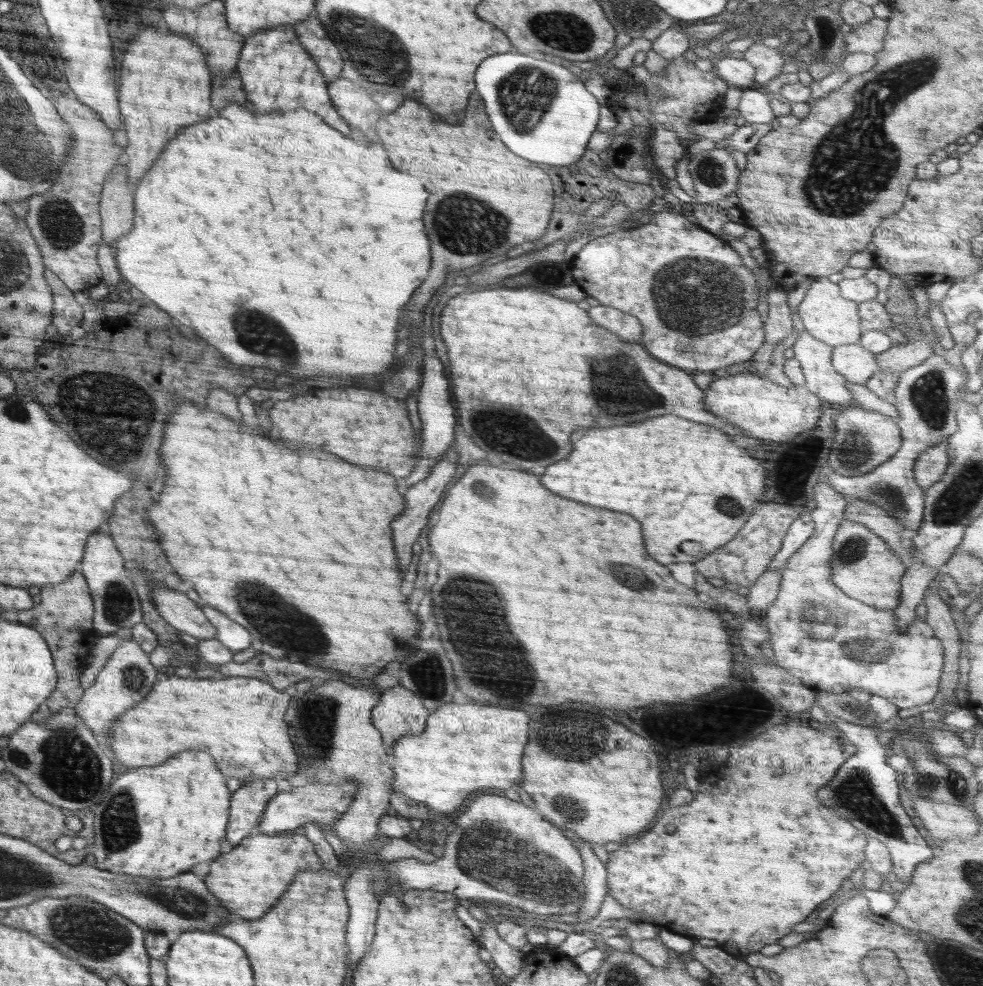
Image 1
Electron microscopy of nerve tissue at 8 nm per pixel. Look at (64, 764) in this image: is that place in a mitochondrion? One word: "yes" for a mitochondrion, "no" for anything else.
yes

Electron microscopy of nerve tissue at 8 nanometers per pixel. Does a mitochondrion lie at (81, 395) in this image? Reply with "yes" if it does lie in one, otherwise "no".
yes

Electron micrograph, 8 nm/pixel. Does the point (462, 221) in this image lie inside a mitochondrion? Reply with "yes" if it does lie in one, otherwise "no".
yes

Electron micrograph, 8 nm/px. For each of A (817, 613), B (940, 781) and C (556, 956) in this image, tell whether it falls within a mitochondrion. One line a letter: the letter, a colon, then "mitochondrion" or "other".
A: mitochondrion
B: mitochondrion
C: other

